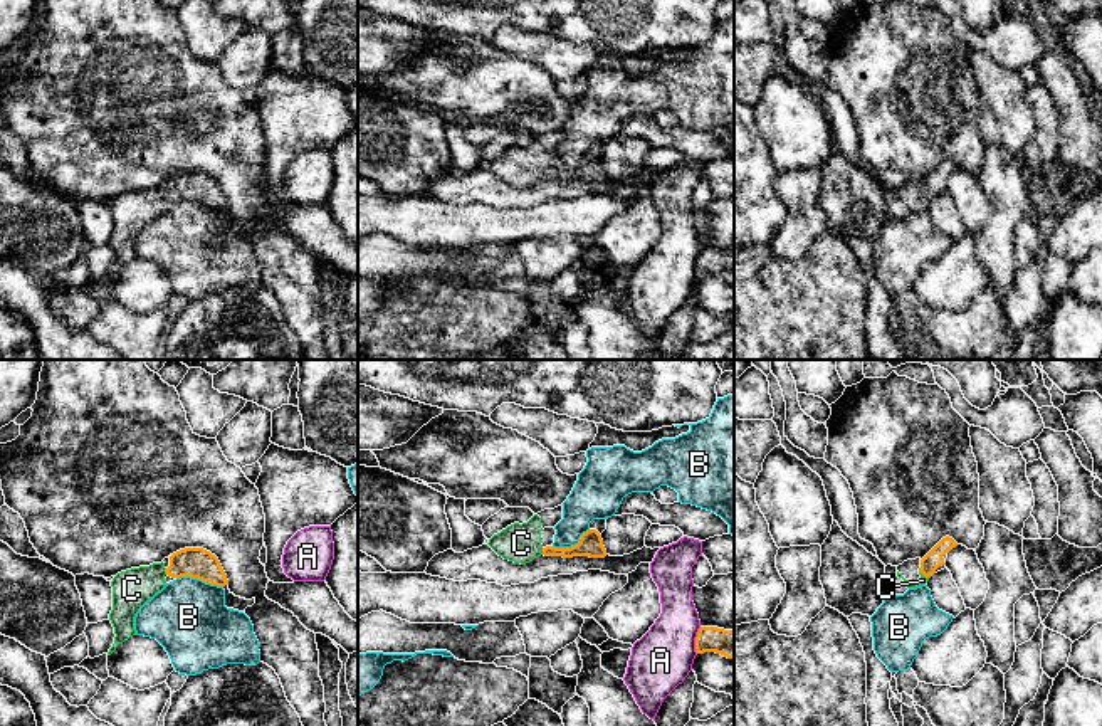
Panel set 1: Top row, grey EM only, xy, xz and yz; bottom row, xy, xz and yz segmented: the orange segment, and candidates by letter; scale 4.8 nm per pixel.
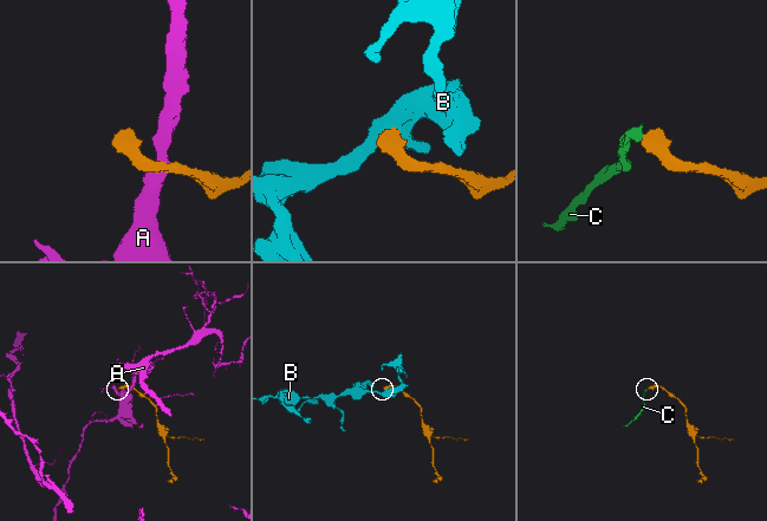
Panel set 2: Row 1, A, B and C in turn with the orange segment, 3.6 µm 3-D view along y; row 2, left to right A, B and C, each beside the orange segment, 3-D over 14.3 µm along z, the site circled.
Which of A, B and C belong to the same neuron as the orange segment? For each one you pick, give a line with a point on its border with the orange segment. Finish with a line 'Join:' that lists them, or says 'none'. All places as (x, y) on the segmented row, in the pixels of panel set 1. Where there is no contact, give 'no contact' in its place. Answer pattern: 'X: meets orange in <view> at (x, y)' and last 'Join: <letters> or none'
C: meets orange in yz at (924, 575)
Join: C

